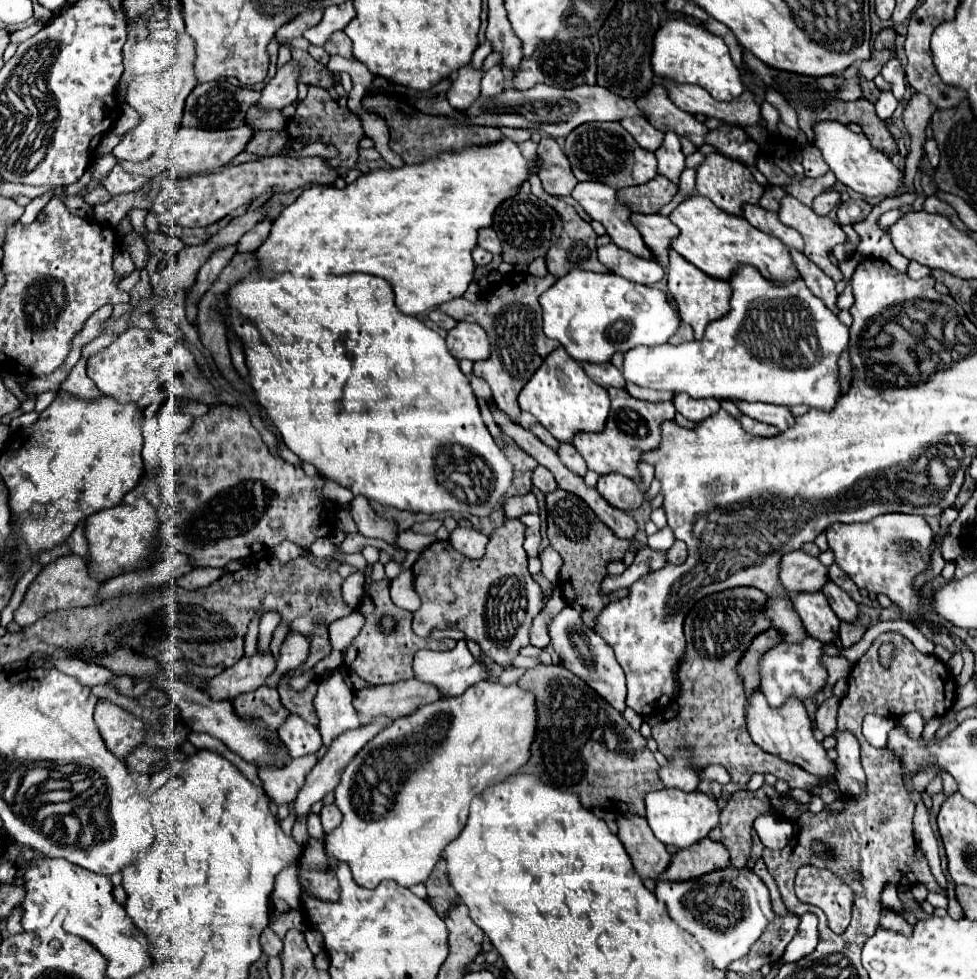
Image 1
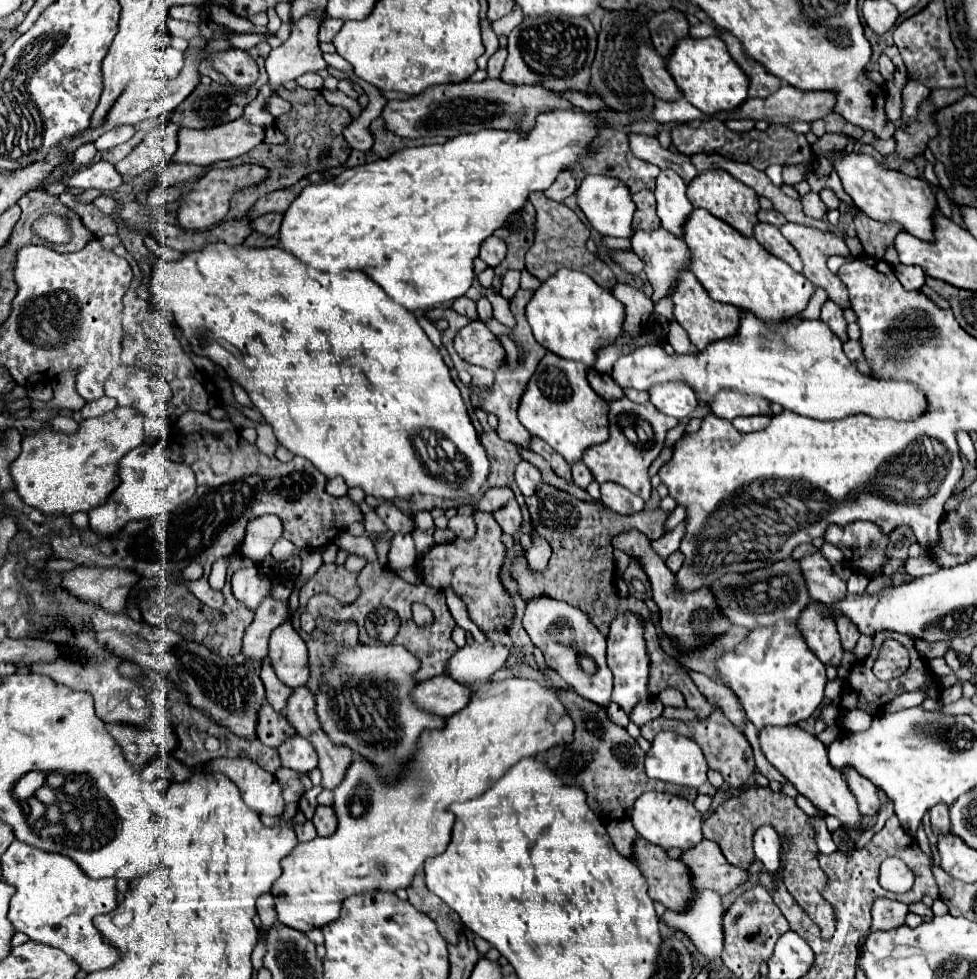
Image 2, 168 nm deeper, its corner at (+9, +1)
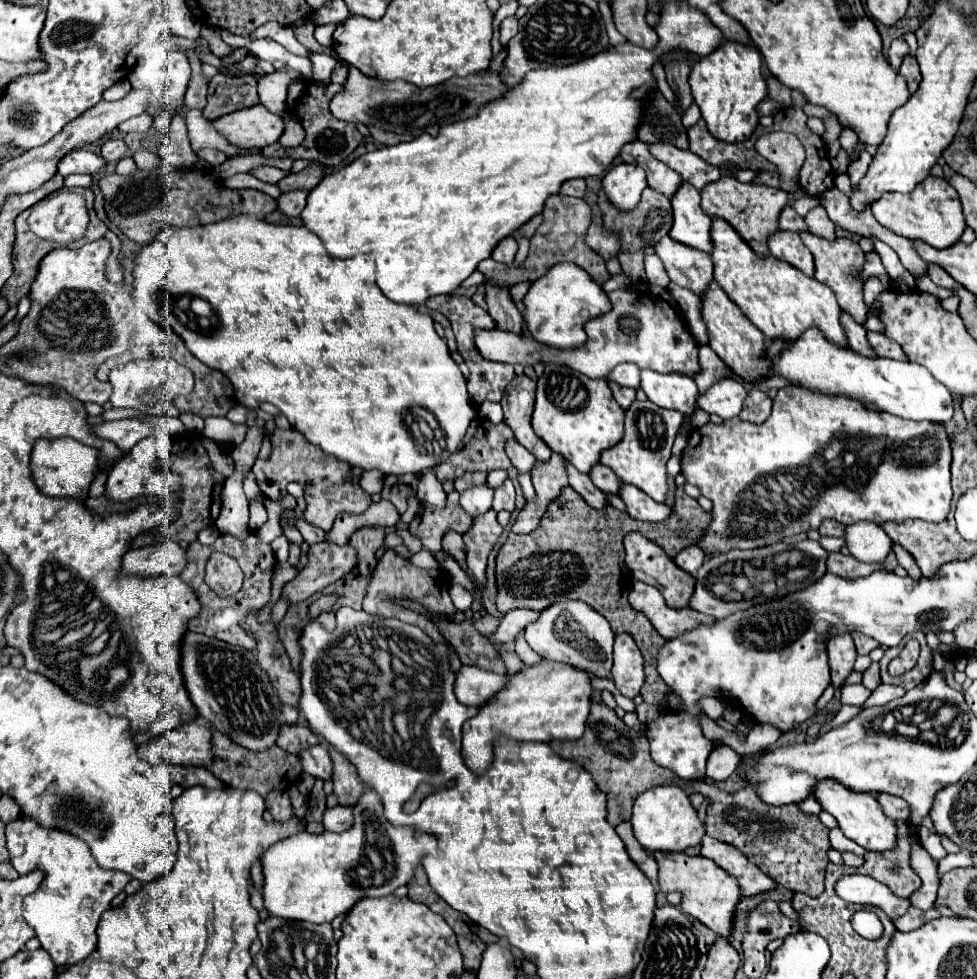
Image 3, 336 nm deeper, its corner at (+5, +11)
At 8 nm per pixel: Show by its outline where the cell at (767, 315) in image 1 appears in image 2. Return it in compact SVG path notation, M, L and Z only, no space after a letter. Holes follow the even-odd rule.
M740 310L740 324L734 336L724 340L714 340L698 354L668 354L660 344L636 348L630 354L624 354L616 360L610 376L620 384L620 388L636 388L648 390L656 384L664 382L682 382L694 388L700 400L710 402L714 394L720 390L732 390L740 394L754 394L768 402L780 404L786 410L796 414L816 418L816 420L838 420L850 414L870 414L874 418L894 418L894 420L908 420L916 418L924 412L926 400L924 392L910 384L910 382L896 382L896 380L876 380L860 374L854 364L844 356L842 342L828 330L828 324L822 320L800 320L800 316L792 316L784 322L764 322L756 318L756 314L746 314Z

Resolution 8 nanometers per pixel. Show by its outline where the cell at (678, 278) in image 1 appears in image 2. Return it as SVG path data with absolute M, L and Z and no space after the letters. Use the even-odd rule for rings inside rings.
M686 270L678 272L678 282L674 282L674 288L670 290L668 298L674 302L674 318L688 332L690 342L698 350L706 348L708 342L712 342L712 340L720 340L720 338L736 334L738 318L740 318L738 308L712 300L710 294L704 290L704 286L700 286L700 282L694 278L692 272L686 272Z

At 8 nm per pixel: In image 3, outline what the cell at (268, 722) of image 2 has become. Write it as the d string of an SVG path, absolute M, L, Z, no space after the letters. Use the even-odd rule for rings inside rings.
M282 726L278 742L276 742L284 752L290 754L298 754L302 750L306 750L308 746L316 746L320 744L320 738L316 734L312 734L308 728L302 726Z

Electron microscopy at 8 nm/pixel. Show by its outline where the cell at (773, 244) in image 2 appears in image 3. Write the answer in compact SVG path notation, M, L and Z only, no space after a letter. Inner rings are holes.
M778 230L774 236L768 240L770 254L786 264L792 264L806 276L814 276L814 258L812 252L804 246L800 236L796 232L784 232Z

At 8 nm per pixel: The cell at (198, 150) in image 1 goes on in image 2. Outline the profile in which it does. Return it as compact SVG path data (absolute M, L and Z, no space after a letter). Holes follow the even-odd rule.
M238 118L238 120L228 122L228 124L222 124L222 126L206 128L206 130L190 130L190 128L184 128L178 134L178 150L176 150L176 158L172 158L172 160L176 164L210 166L214 162L232 160L232 158L238 158L238 156L246 154L248 150L252 150L254 146L258 146L262 142L262 138L264 138L264 128L252 126L244 118Z

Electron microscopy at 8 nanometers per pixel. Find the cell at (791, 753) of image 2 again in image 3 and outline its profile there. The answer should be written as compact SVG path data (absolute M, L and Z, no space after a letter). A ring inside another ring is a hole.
M820 780L814 790L814 796L822 804L822 808L838 820L840 830L846 838L872 852L886 852L896 848L896 822L882 812L882 806L874 794L858 794L844 788L836 780Z

